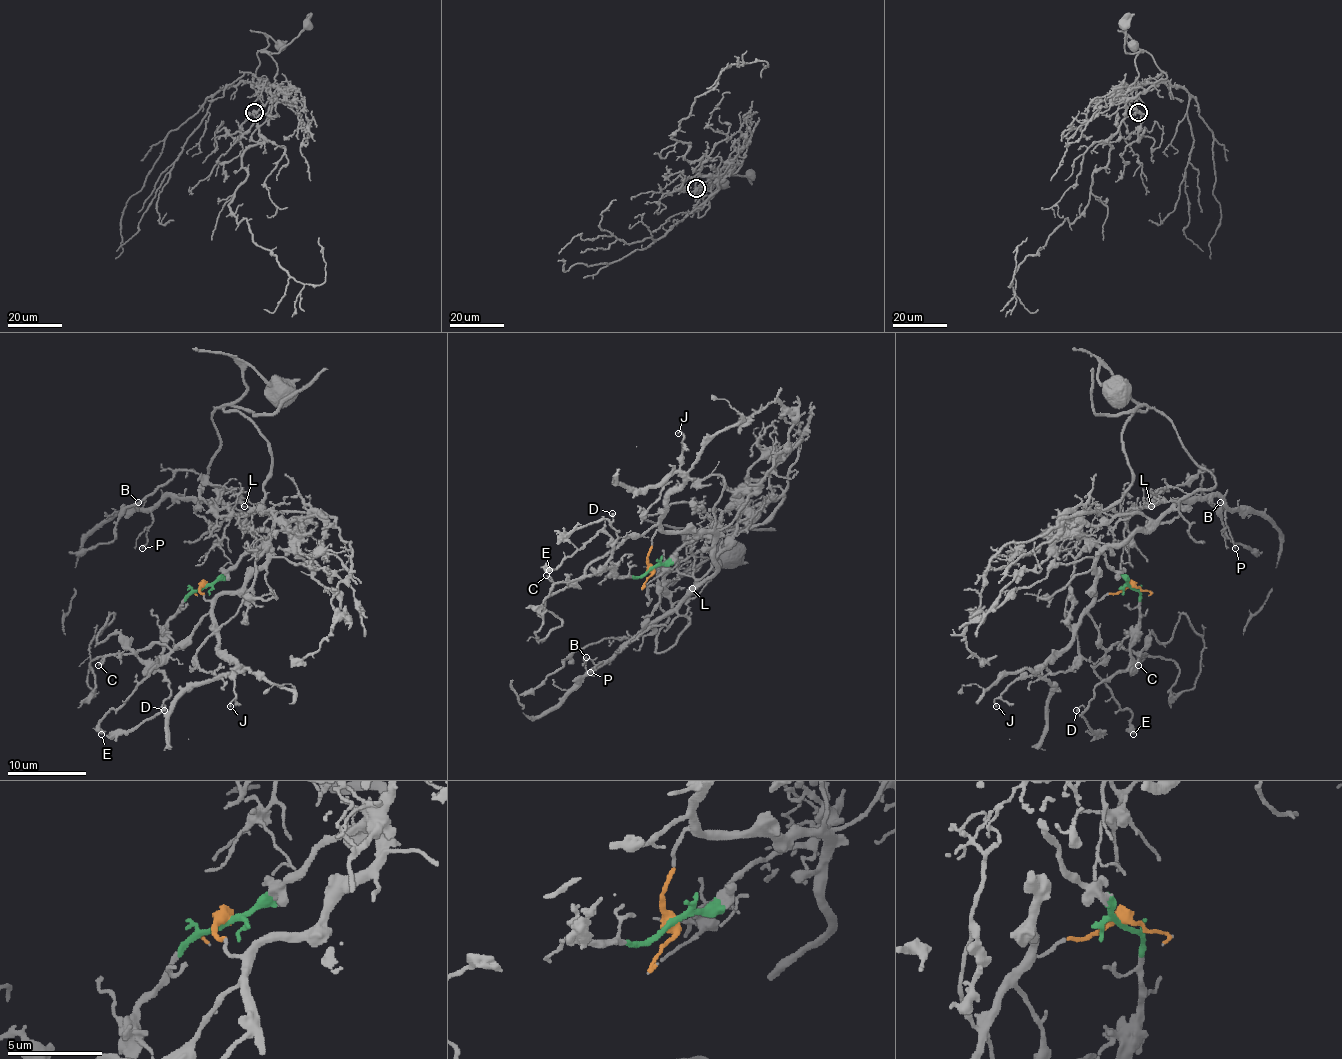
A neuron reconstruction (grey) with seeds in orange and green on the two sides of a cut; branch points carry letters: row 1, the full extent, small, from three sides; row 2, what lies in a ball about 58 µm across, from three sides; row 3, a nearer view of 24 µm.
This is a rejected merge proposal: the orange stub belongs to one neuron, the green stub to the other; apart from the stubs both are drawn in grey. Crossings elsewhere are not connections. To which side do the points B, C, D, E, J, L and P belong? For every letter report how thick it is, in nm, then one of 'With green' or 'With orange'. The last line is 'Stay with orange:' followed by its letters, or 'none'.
B: Thickness 140 nm. With orange
C: Thickness 170 nm. With green
D: Thickness 200 nm. With green
E: Thickness 360 nm. With orange
J: Thickness 110 nm. With orange
L: Thickness 150 nm. With orange
P: Thickness 120 nm. With orange
Stay with orange: B, E, J, L, P

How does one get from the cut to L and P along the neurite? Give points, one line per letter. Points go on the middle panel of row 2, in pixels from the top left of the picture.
L: (650, 568), (650, 538), (658, 531), (712, 533), (716, 570), (680, 606), (680, 615), (686, 613), (692, 588)
P: (650, 568), (649, 548), (658, 531), (714, 535), (716, 570), (589, 673)

